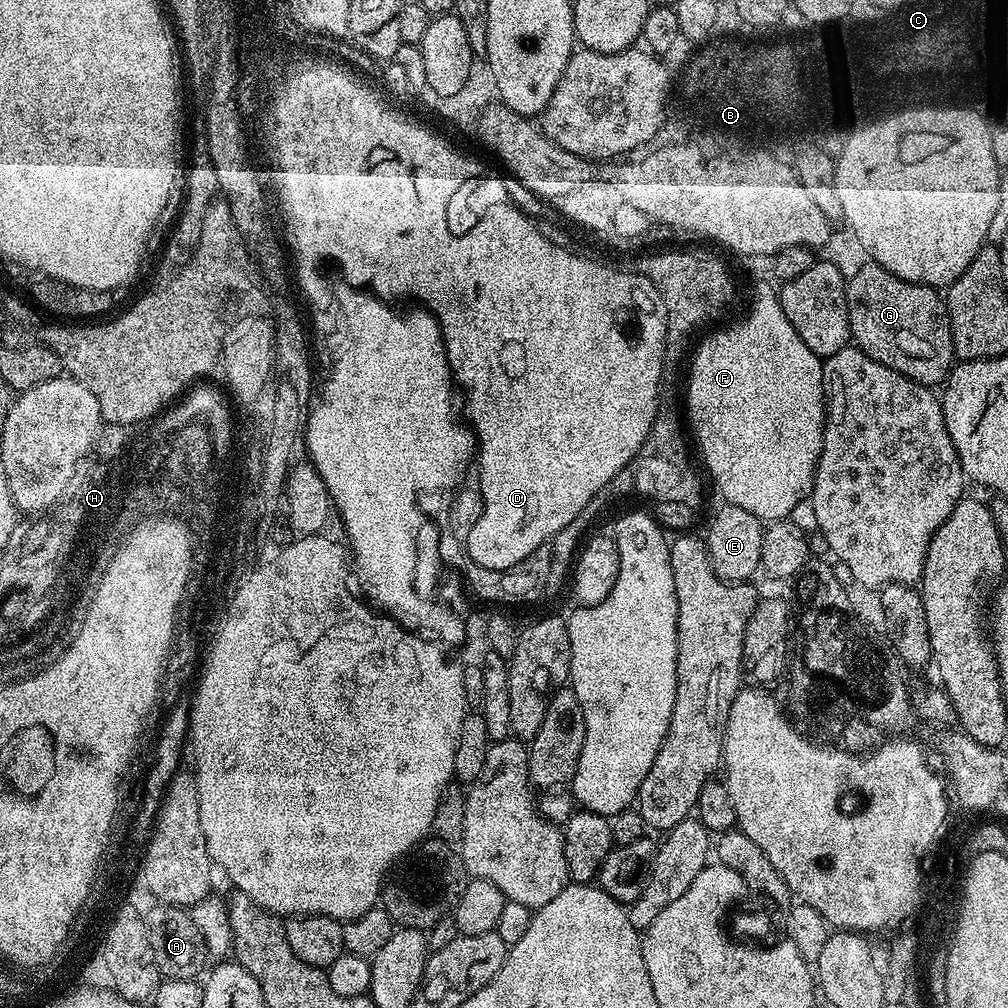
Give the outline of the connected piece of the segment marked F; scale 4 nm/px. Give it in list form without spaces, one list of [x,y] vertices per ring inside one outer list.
[[[768,284],[755,285],[751,296],[753,305],[752,316],[740,324],[739,327],[730,329],[715,329],[696,348],[692,356],[692,369],[688,372],[688,412],[686,408],[686,420],[690,425],[690,432],[696,435],[696,444],[704,455],[704,464],[712,475],[718,491],[724,495],[723,499],[734,506],[742,506],[742,510],[750,510],[760,520],[773,522],[789,519],[791,513],[800,503],[807,501],[812,494],[812,483],[816,473],[816,463],[822,454],[822,442],[824,441],[824,360],[798,338],[798,330],[790,326],[790,318],[780,305],[777,289]]]

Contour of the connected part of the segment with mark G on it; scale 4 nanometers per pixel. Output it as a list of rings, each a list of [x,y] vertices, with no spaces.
[[[871,262],[858,268],[854,278],[847,278],[846,287],[848,289],[848,331],[855,347],[870,358],[882,362],[882,366],[890,366],[890,370],[919,384],[936,386],[936,383],[939,385],[947,377],[954,364],[952,327],[945,297],[937,289],[928,288],[924,284],[906,282],[890,274],[890,270],[886,270],[881,264]]]

